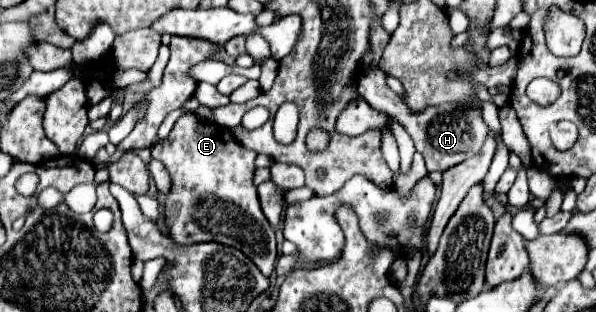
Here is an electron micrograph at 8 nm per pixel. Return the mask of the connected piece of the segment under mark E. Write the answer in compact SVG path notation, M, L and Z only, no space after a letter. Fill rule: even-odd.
M184 114L182 118L178 118L178 122L174 124L174 128L172 128L172 132L164 138L164 140L158 140L156 142L156 146L152 146L150 148L152 150L152 158L156 158L156 160L160 160L164 166L166 166L166 170L170 172L170 180L172 180L172 186L170 186L170 192L166 194L166 214L164 214L164 220L166 220L166 224L168 224L168 230L170 230L170 236L172 236L172 240L176 242L176 244L198 244L198 242L222 242L222 244L228 244L228 246L234 246L234 248L240 248L258 268L260 268L260 272L264 274L264 276L270 276L272 274L272 270L274 270L274 264L276 264L276 240L274 240L274 230L272 230L272 226L268 224L268 220L264 218L264 214L262 214L262 210L260 210L260 202L258 202L258 194L256 194L256 186L254 186L254 182L252 182L252 176L254 176L254 158L256 158L256 154L252 152L252 150L248 150L248 148L244 148L244 146L240 146L240 142L232 136L232 132L228 130L228 128L224 128L224 126L220 126L220 124L216 124L216 122L202 122L200 118L196 118L194 114Z

